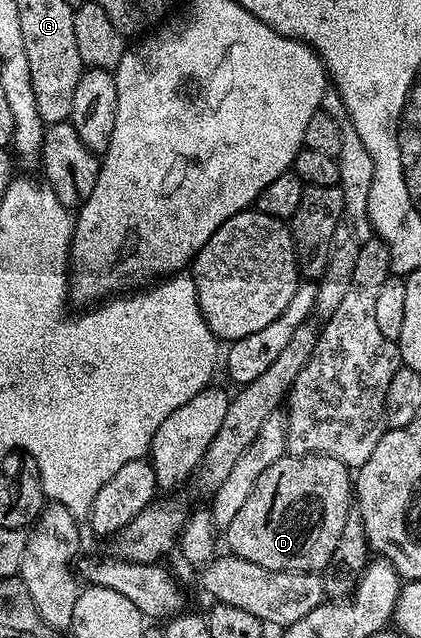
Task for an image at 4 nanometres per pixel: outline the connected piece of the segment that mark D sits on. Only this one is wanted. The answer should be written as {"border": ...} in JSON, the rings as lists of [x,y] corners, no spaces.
{"border":[[[297,454],[294,456],[284,456],[278,458],[273,464],[269,464],[269,468],[265,468],[265,472],[261,472],[261,476],[257,480],[257,484],[253,484],[253,492],[249,492],[249,496],[245,496],[245,504],[241,504],[237,516],[233,516],[233,524],[225,527],[227,534],[226,549],[232,554],[236,554],[241,560],[249,560],[249,564],[259,564],[261,568],[269,568],[270,570],[309,570],[312,572],[322,572],[329,564],[333,550],[337,546],[337,540],[341,537],[341,528],[344,527],[347,515],[352,511],[353,504],[353,474],[347,465],[341,460],[337,460],[328,454]]]}

